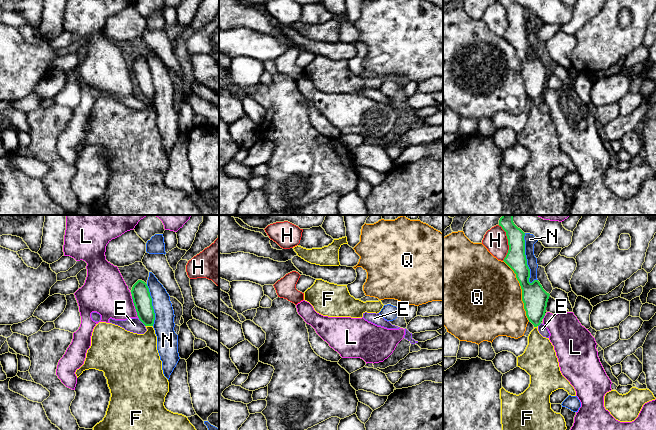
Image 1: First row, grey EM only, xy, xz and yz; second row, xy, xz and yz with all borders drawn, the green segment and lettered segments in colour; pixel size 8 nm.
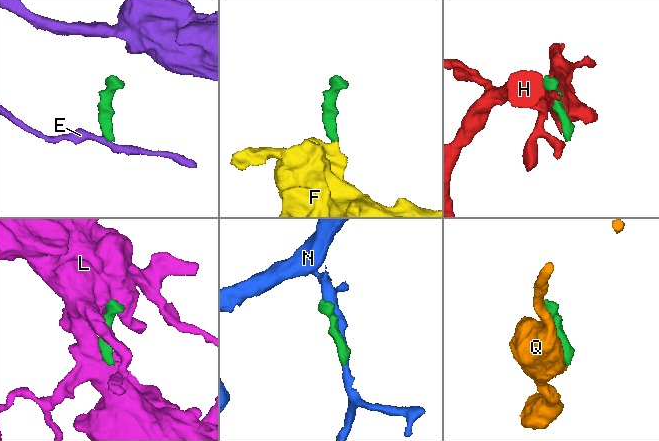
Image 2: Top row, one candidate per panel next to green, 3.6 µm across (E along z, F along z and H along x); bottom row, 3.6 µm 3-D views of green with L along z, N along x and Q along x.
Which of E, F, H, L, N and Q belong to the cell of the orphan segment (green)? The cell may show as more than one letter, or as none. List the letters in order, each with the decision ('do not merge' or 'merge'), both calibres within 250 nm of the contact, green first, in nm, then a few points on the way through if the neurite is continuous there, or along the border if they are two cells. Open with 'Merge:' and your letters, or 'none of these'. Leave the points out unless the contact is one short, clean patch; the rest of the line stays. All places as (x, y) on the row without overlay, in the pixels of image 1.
Merge: F
E: do not merge; calibres 150 and 120 nm; border xy (138, 95), (145, 101)
F: merge; calibres 150 and 320 nm; way xy (142, 76), (149, 101), (149, 115), (136, 129)
H: do not merge; calibres 160 and 190 nm
L: do not merge; calibres 150 and 340 nm
N: do not merge; calibres 160 and 90 nm
Q: do not merge; calibres 200 and 480 nm

